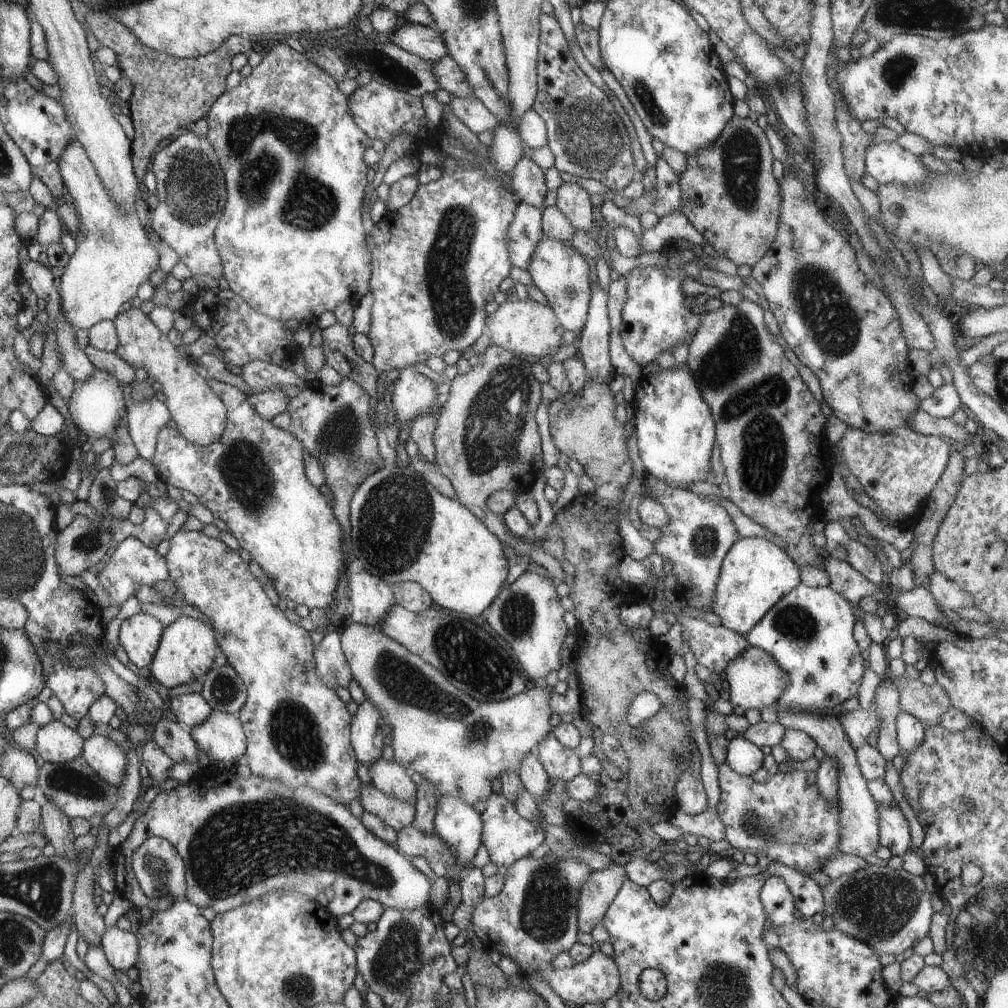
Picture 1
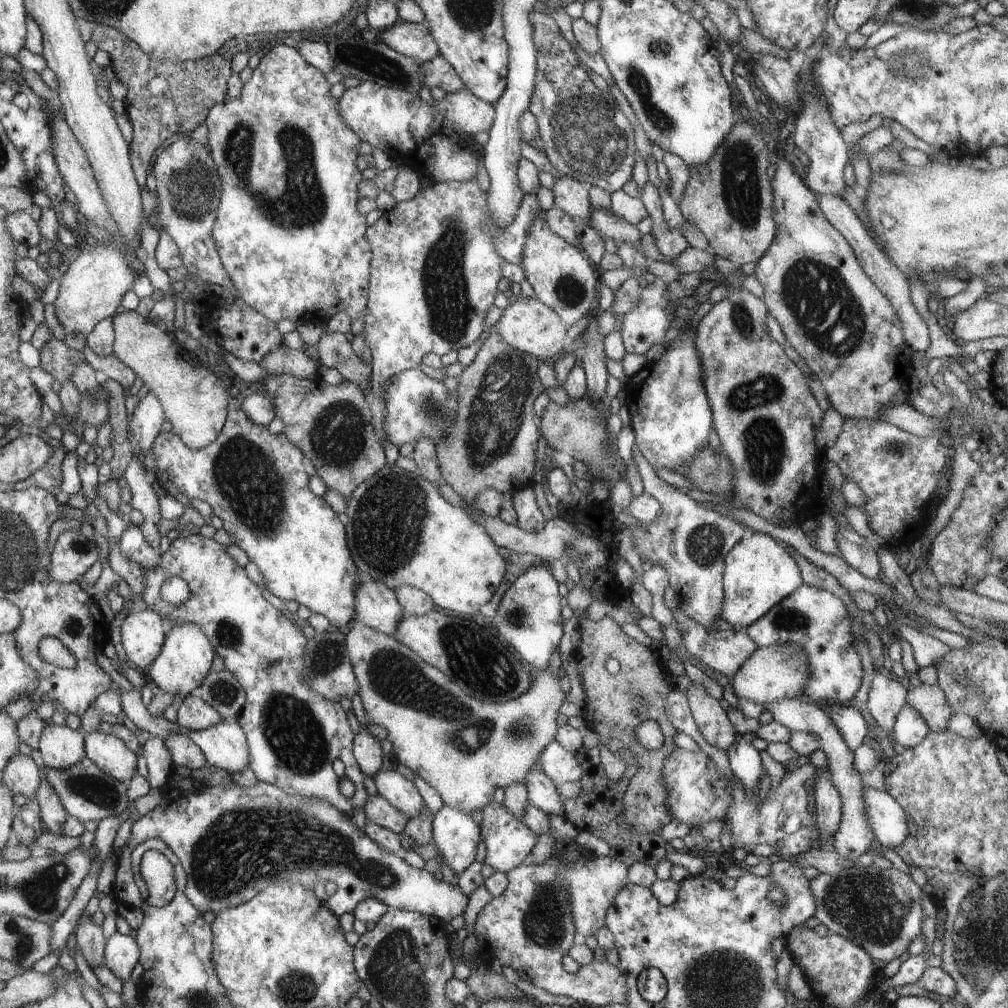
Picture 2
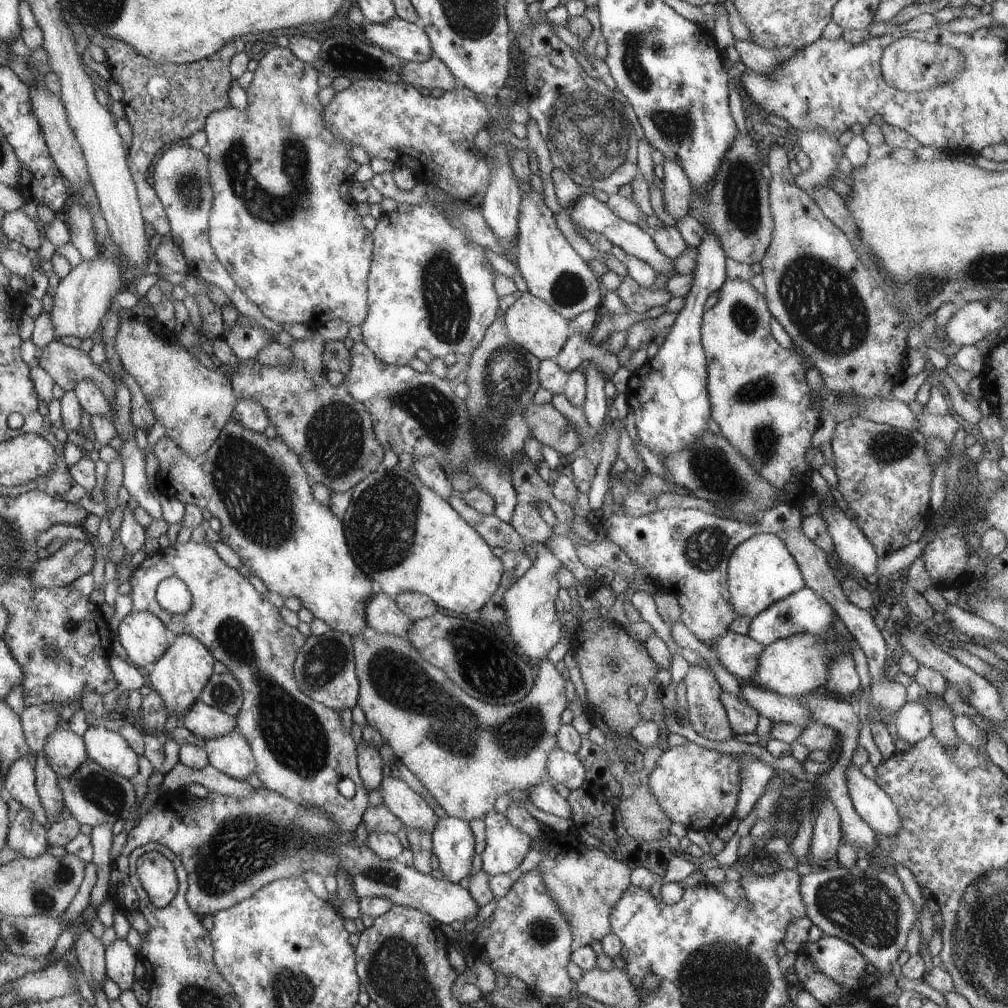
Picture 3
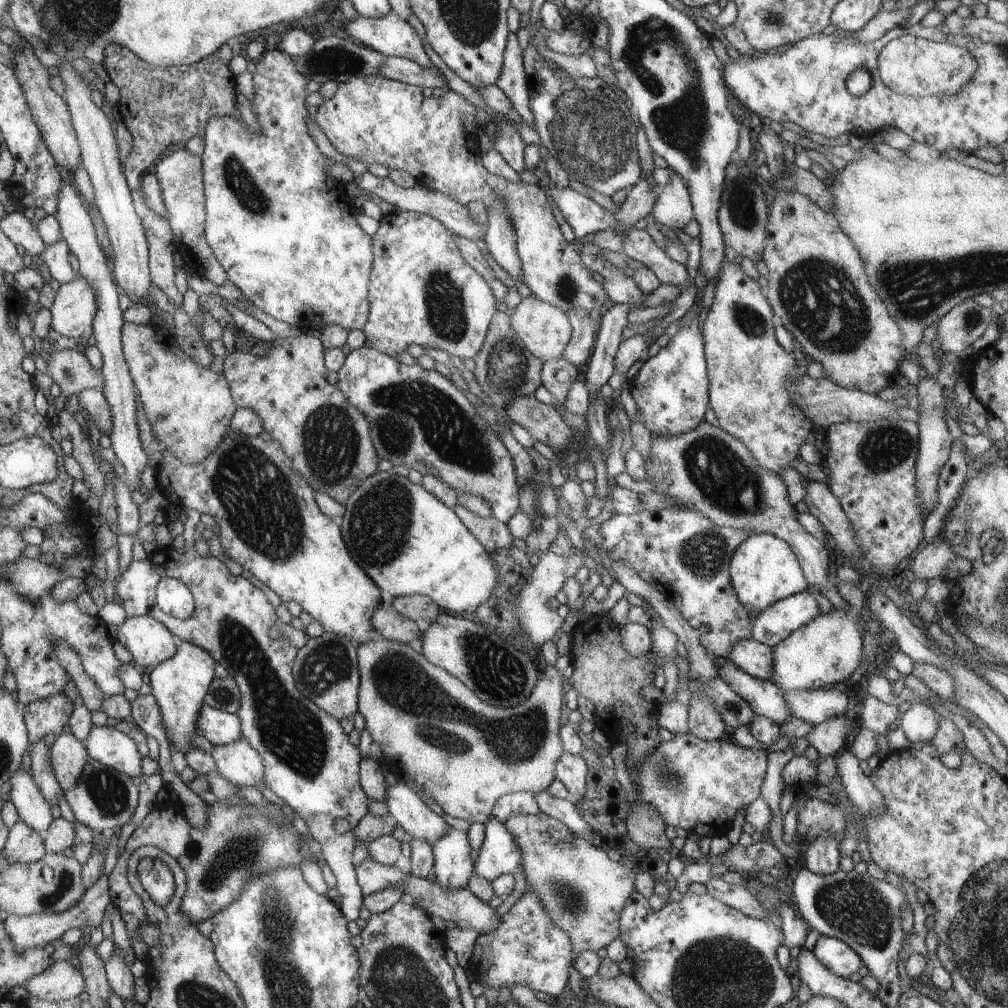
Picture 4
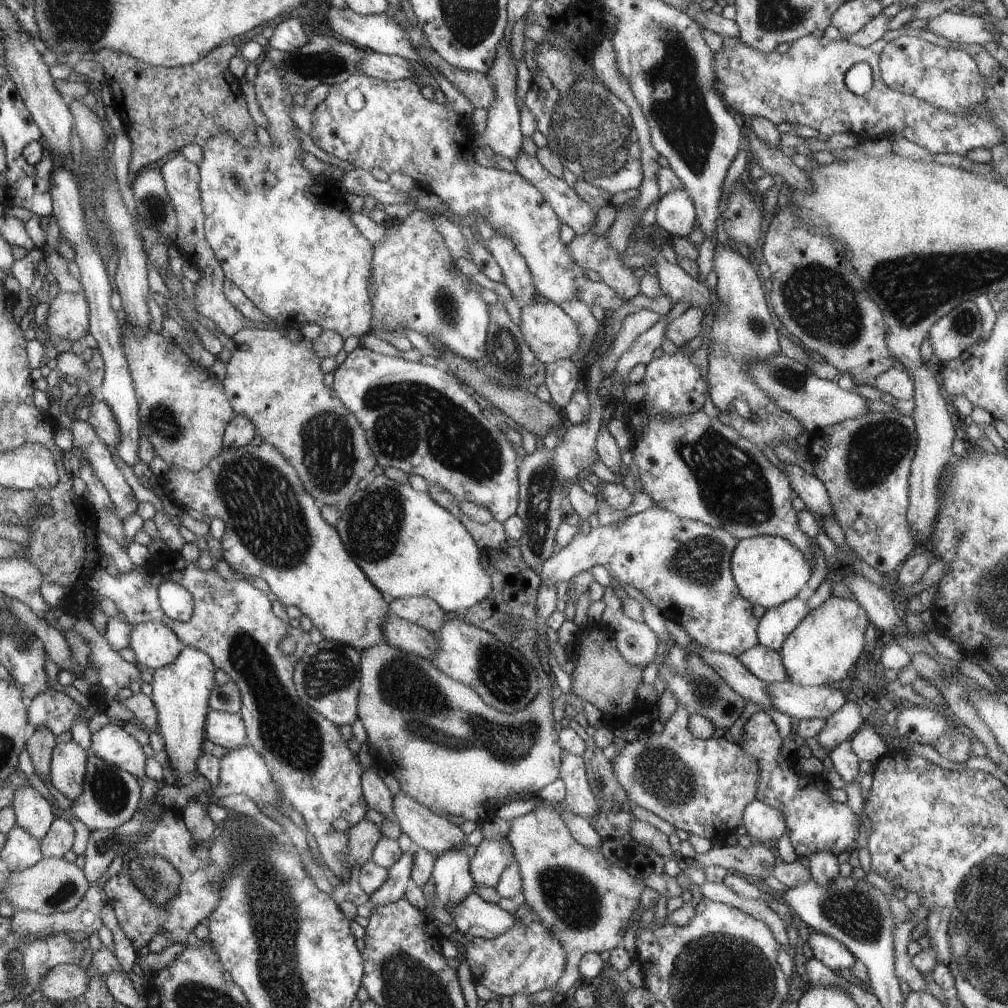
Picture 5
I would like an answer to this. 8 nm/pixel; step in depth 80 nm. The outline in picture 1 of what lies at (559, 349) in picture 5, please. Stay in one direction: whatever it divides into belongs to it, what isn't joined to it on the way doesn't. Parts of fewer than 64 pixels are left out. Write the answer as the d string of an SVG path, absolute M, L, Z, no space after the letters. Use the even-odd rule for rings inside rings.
M515 298L509 301L500 305L496 312L487 318L486 333L490 335L491 344L532 358L556 353L562 346L566 330L557 320L555 312L548 305L529 298L521 301Z

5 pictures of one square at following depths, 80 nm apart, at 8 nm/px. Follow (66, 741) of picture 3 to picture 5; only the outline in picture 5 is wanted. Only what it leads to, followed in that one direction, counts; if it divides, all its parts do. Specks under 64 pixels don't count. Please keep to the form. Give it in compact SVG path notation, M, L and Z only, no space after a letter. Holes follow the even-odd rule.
M72 740L54 747L49 780L68 800L76 801L83 794L89 756Z

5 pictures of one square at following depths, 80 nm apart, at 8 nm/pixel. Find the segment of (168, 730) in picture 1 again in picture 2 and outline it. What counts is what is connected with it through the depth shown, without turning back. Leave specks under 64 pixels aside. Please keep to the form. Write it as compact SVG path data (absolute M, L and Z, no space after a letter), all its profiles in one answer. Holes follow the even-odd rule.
M181 728L178 735L172 735L169 739L162 739L170 751L174 767L186 767L187 769L202 768L206 764L205 754L202 749L190 738L190 732Z

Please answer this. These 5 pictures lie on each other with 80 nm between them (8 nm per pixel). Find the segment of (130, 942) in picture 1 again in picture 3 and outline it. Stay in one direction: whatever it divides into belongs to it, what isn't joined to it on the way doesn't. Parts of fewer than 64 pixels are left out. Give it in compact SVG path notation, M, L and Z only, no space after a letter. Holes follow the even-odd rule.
M116 939L105 950L105 971L120 990L130 991L134 986L134 966L140 960L139 953L126 939Z

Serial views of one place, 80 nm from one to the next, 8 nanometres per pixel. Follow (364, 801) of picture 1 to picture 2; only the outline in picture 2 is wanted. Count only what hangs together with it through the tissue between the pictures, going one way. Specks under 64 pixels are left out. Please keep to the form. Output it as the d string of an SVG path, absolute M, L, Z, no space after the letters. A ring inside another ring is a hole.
M380 794L369 797L364 810L364 814L370 823L380 825L398 834L406 828L407 822L410 820Z

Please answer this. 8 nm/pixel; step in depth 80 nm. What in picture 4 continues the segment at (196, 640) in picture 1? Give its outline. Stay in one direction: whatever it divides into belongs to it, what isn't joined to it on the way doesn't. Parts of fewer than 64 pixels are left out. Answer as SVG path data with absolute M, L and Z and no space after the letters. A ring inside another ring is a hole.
M183 641L178 645L176 654L150 673L151 694L156 698L160 708L163 726L167 739L174 752L186 753L191 746L192 739L198 736L198 722L200 709L205 704L205 696L212 680L214 680L214 658L203 647Z

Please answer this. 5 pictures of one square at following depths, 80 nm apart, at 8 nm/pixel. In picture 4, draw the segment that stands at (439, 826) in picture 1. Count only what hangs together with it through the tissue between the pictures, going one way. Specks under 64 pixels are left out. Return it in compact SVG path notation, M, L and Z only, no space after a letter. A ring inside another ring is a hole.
M454 827L439 841L433 844L433 871L436 874L436 883L448 891L468 889L467 884L474 875L474 850L468 843L467 832L463 832Z

